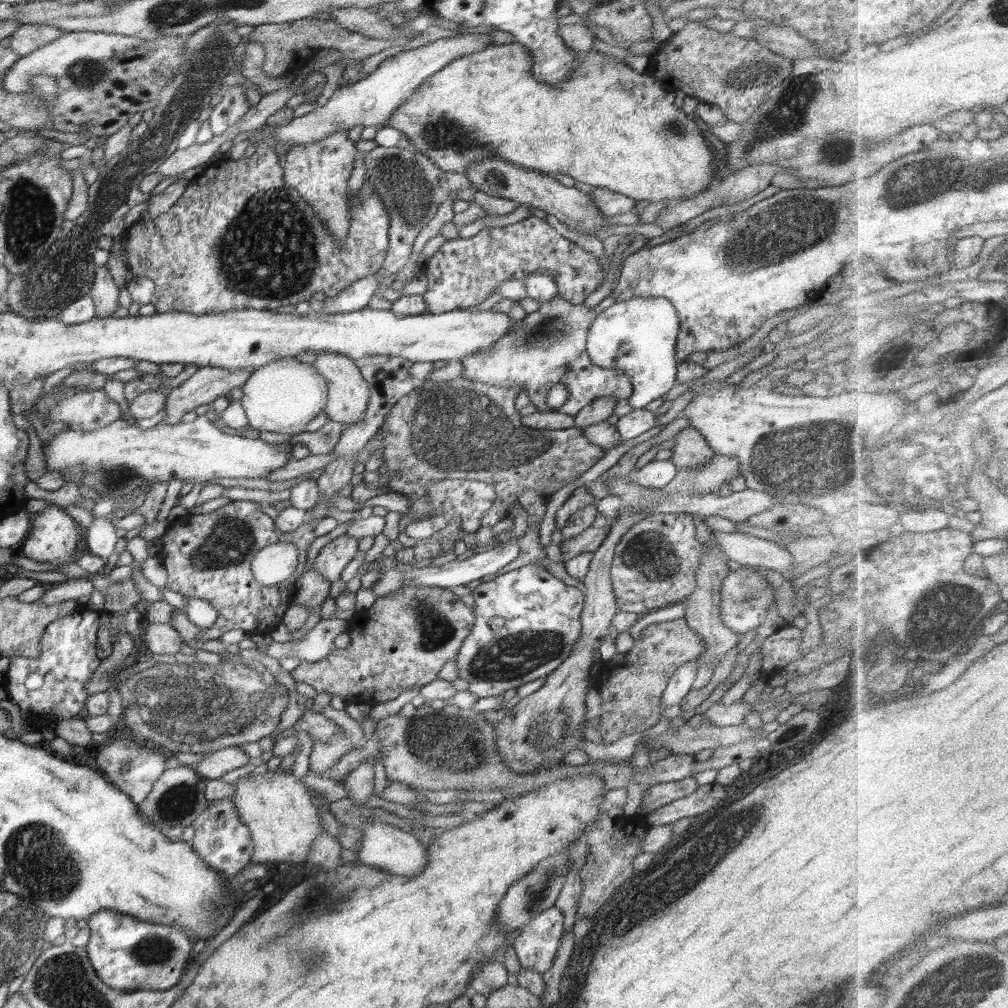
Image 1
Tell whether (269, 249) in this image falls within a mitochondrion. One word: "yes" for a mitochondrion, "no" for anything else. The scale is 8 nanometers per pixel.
yes

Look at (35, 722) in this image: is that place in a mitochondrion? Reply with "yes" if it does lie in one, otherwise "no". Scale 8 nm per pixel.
no

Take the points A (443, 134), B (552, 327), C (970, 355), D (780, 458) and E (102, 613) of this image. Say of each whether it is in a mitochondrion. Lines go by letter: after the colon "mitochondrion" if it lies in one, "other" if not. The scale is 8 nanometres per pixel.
A: mitochondrion
B: mitochondrion
C: other
D: mitochondrion
E: other

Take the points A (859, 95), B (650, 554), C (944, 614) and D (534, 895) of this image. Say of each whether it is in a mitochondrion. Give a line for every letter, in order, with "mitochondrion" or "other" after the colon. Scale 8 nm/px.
A: other
B: mitochondrion
C: mitochondrion
D: mitochondrion

